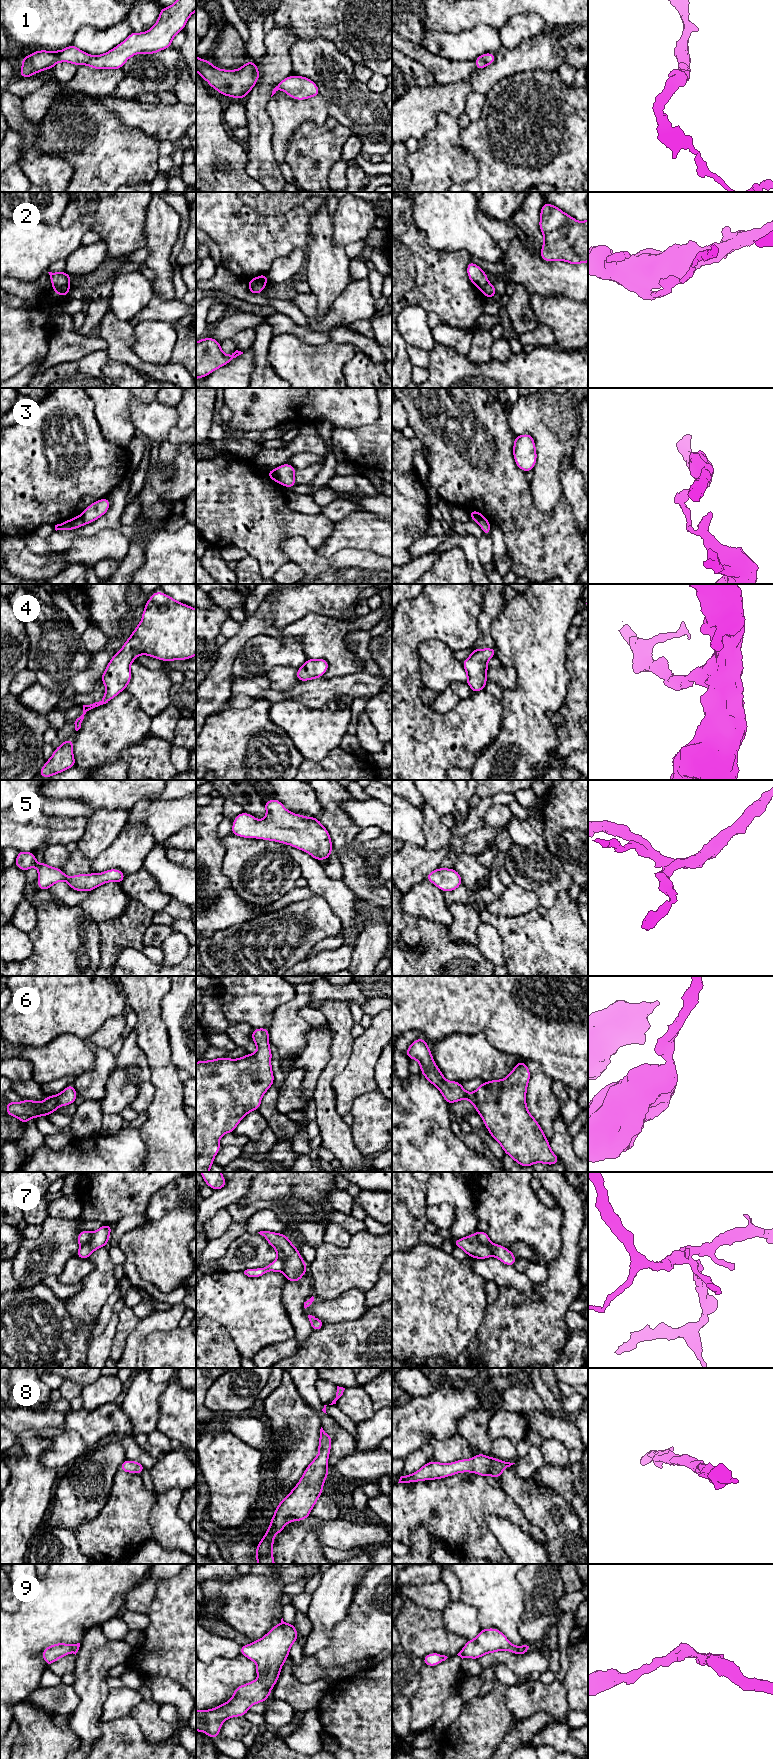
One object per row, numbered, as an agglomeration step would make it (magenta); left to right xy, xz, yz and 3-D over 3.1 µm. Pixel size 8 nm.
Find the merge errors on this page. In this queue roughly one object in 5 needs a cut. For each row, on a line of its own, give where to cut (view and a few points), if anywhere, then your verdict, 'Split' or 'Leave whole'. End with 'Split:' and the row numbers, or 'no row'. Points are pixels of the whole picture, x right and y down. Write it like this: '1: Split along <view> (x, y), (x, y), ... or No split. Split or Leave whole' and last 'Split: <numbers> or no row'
1: No split. Leave whole
2: Split along xy (69, 285), (61, 285), (53, 290). Split
3: Split along xz (274, 469), (277, 481). Split
4: No split. Leave whole
5: No split. Leave whole
6: No split. Leave whole
7: Split along yz (475, 1234), (481, 1242), (489, 1247), (492, 1254). Split
8: No split. Leave whole
9: No split. Leave whole
Split: 2, 3, 7

